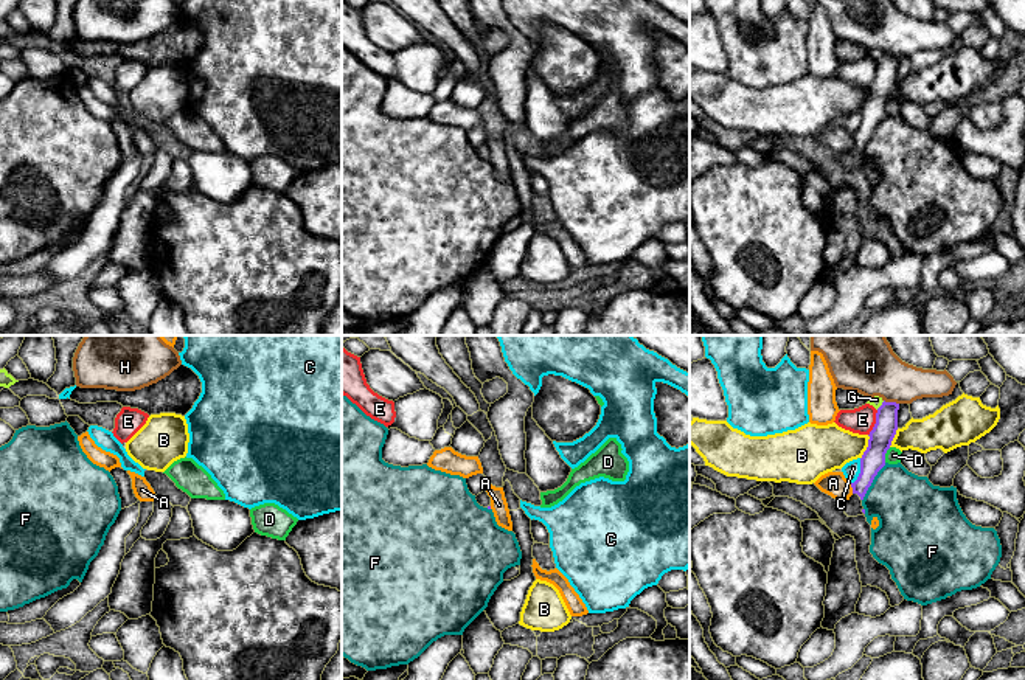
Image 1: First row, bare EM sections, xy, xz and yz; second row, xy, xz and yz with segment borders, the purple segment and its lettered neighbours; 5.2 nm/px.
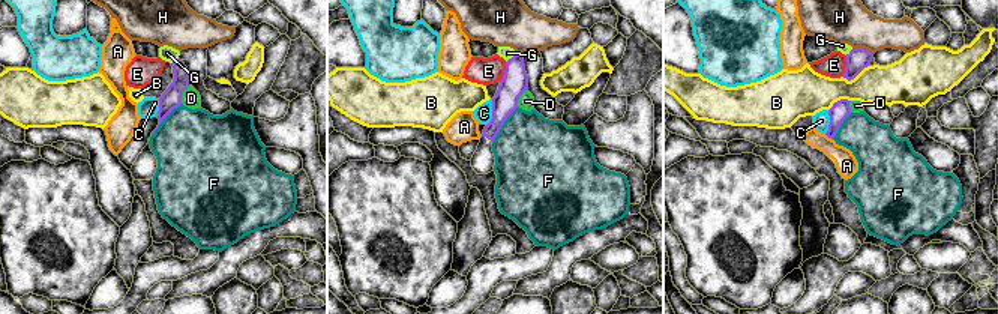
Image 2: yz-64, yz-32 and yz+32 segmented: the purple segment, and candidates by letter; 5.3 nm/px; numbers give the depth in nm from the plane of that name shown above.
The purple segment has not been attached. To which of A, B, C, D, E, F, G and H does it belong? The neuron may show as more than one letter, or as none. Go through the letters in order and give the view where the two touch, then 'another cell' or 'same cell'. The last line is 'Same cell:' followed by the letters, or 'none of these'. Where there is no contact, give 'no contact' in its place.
A: meets purple in yz; another cell
B: meets purple in yz; another cell
C: meets purple in yz; another cell
D: meets purple in yz; another cell
E: meets purple in yz; another cell
F: meets purple in yz; another cell
G: meets purple in yz; another cell
H: meets purple in yz; another cell
Same cell: none of these

